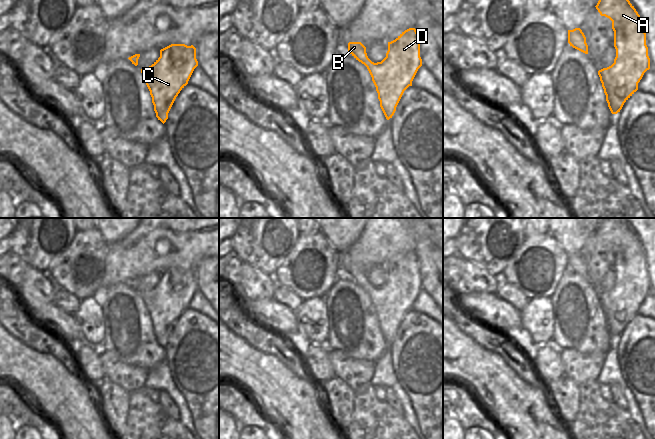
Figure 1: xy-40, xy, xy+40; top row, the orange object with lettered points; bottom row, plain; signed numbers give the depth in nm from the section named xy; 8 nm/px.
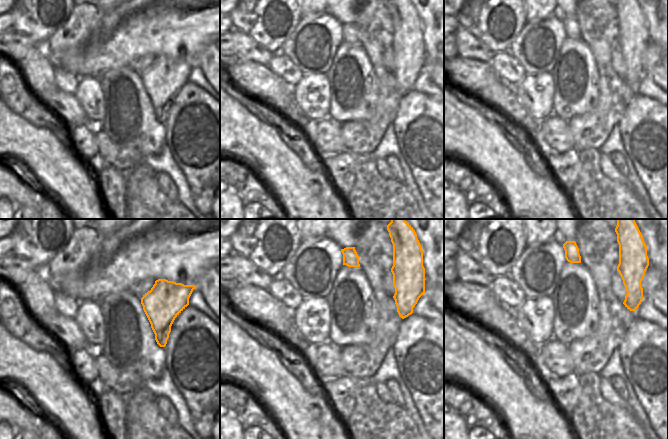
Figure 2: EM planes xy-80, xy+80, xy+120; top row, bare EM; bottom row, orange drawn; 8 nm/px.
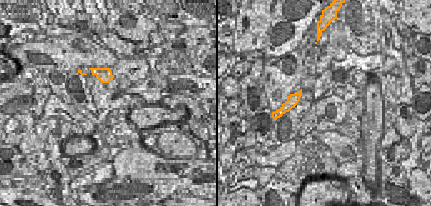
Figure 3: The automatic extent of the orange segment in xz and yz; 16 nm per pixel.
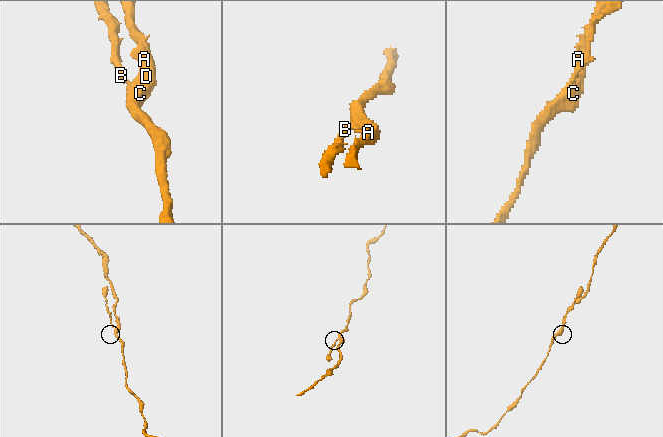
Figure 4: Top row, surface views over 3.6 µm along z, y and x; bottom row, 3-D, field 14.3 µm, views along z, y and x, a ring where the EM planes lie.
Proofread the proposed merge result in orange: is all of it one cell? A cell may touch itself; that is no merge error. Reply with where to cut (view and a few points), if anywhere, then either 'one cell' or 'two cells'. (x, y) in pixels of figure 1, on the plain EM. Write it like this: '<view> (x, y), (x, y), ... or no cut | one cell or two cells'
xy (370, 284), (370, 287), (366, 290) | two cells

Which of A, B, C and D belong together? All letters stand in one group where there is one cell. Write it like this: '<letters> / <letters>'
A C D / B

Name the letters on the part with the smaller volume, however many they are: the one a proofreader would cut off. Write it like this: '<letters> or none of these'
B

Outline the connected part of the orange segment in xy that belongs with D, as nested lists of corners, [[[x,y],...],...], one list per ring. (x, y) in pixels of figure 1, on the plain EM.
[[[415,252],[405,254],[395,264],[388,266],[386,281],[381,286],[370,285],[367,293],[376,311],[380,331],[387,344],[394,339],[404,315],[412,310],[412,305],[421,290],[420,261]]]

